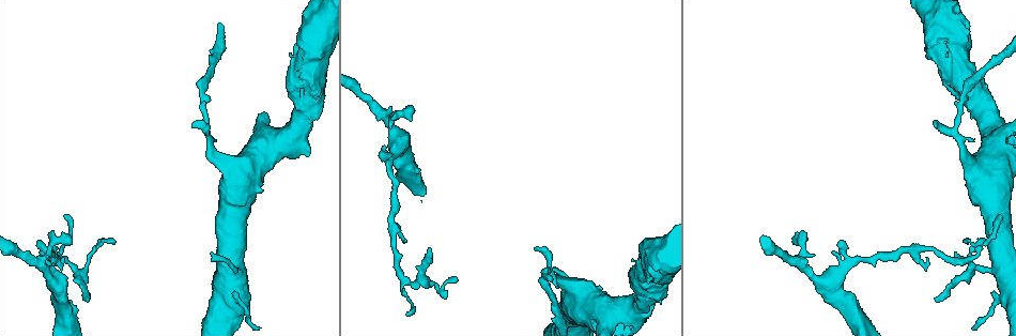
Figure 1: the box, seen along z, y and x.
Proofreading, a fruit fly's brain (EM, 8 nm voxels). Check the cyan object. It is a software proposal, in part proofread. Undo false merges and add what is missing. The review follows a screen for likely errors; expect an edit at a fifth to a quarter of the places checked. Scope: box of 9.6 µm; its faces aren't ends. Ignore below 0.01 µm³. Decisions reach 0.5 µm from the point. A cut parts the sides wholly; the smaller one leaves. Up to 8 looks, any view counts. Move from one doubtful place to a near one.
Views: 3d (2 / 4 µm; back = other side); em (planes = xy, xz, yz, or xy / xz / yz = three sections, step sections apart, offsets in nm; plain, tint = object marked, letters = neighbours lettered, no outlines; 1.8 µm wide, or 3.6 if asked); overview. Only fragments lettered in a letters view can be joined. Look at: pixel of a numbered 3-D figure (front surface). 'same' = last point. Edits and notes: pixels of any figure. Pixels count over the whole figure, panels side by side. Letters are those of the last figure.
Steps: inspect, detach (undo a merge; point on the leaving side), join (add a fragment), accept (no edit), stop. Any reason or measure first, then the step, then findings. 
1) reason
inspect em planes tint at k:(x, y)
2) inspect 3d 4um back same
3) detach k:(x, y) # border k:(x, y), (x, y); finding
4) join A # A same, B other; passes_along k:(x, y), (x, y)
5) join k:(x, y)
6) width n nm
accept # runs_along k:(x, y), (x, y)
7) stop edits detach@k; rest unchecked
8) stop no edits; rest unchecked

an open end
inspect em planes letters at 1:(535, 247)

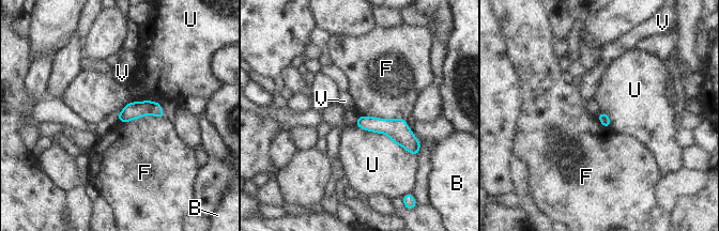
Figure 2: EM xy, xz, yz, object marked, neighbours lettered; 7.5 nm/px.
accept # B other, F other, U other, V other; border 2:(404, 118), (358, 116), (355, 119); none of them fits

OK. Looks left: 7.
an open end
inspect em yz step 4 letters at 1:(446, 298)

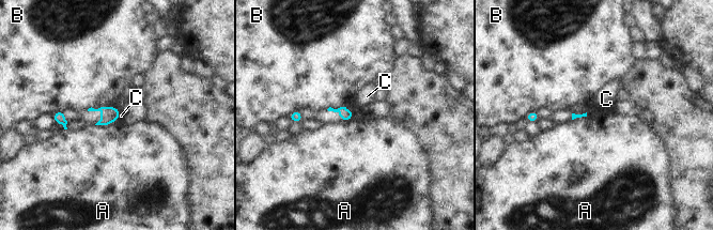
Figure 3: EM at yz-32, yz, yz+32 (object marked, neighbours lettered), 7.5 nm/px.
inspect em planes letters same

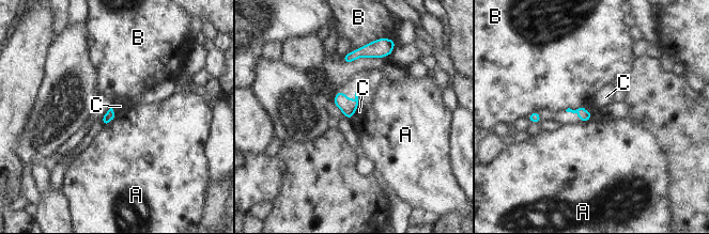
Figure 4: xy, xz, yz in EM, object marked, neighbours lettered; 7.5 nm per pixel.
width 80 nm
accept # A other, B other, C other; border 4:(358, 106), (352, 116); none of them fits

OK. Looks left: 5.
free end
inspect 3d 2um back at 1:(405, 239)

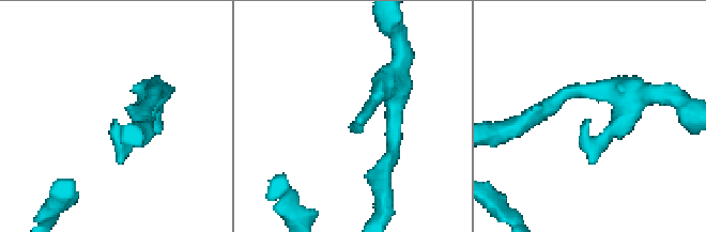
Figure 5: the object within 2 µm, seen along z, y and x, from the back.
inspect em xz step 8 tint at 5:(114, 123)

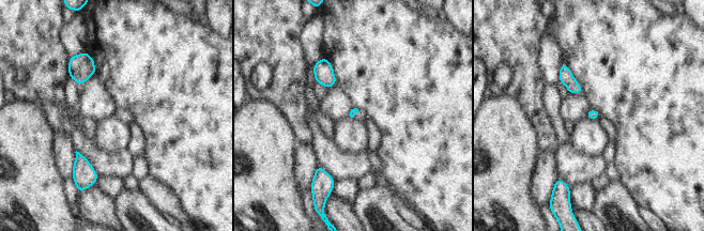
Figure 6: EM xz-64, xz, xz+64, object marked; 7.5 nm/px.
cut it another way
inspect em planes letters same

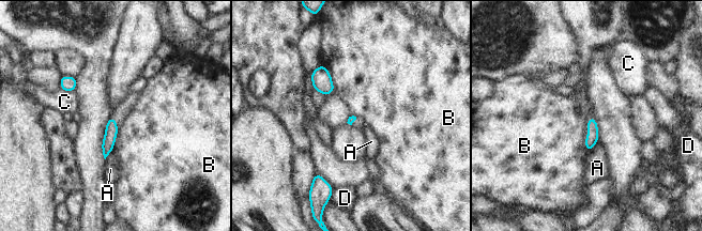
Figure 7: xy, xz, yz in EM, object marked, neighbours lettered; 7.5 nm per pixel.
accept # A other, B other, C other, D other; border 7:(322, 63), (331, 76), (335, 91); none of them fits

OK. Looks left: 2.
stop no edits; rest unchecked

